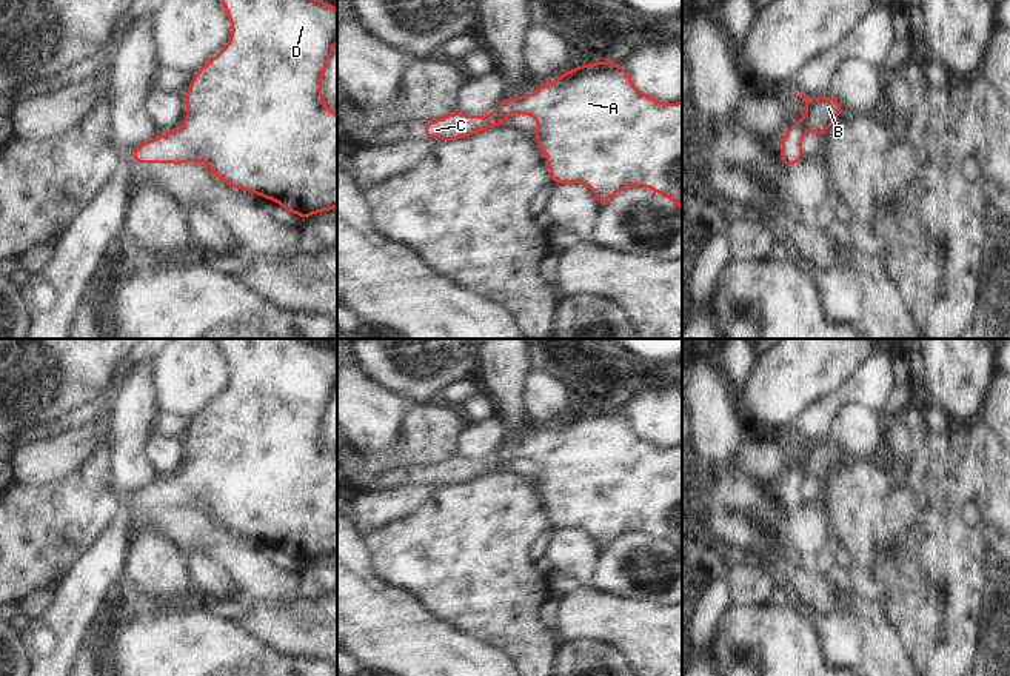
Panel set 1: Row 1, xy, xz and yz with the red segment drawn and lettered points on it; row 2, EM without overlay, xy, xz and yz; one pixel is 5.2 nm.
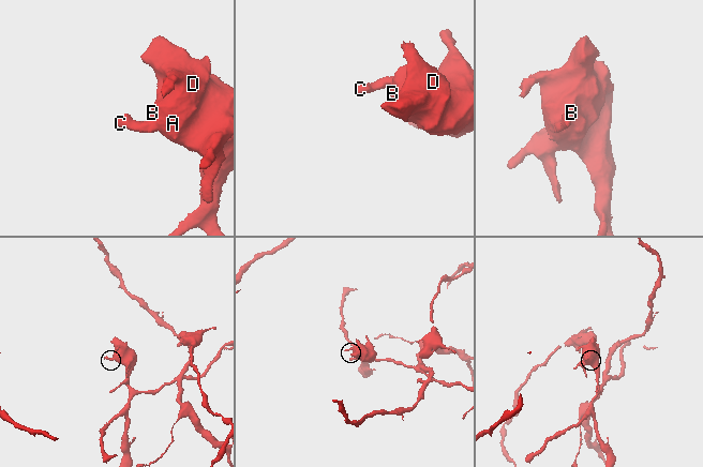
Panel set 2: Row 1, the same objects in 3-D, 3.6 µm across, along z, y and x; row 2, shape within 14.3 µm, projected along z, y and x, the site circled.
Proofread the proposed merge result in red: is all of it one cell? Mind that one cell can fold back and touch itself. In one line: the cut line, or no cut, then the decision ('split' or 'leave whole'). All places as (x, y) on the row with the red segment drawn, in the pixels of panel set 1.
no cut; leave whole

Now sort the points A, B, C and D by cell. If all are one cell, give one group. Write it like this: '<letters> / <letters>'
A B C D

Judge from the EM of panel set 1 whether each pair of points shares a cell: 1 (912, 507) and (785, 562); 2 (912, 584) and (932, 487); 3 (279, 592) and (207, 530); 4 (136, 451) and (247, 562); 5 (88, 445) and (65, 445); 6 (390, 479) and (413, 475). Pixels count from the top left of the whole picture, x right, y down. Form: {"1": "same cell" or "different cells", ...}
{"1": "different cells", "2": "same cell", "3": "same cell", "4": "different cells", "5": "same cell", "6": "same cell"}

